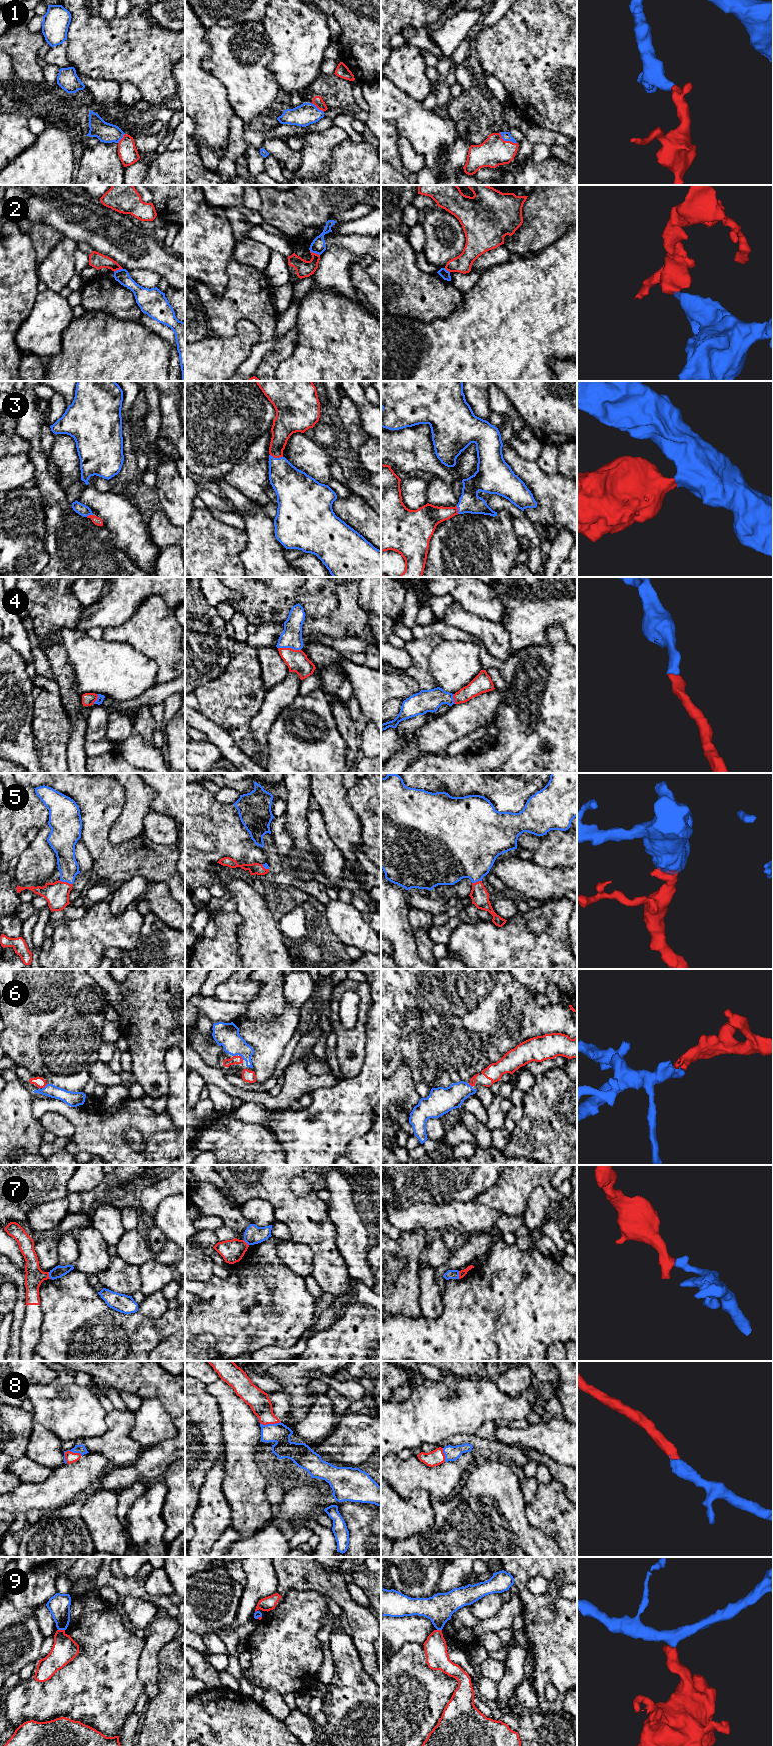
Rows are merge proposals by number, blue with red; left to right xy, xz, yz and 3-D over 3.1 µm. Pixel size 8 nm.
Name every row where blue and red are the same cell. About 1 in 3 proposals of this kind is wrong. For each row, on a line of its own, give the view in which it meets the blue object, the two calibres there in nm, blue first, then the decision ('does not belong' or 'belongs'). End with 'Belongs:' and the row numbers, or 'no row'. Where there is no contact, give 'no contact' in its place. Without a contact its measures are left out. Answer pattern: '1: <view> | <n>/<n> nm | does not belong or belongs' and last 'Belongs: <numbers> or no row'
1: yz | 80/240 nm | belongs
2: xz | 110/130 nm | does not belong
3: xz | 280/170 nm | belongs
4: xz | 160/170 nm | belongs
5: xy | 160/190 nm | belongs
6: xy | 120/80 nm | belongs
7: yz | 80/60 nm | does not belong
8: xy | 70/90 nm | belongs
9: xy | 180/200 nm | does not belong
Belongs: 1, 3, 4, 5, 6, 8

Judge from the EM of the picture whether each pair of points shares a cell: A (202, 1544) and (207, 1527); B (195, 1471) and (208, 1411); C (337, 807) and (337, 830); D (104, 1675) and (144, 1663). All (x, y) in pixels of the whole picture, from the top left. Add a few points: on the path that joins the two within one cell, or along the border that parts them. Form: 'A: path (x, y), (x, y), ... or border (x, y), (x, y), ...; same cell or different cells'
A: path (203, 1540), (207, 1531); same cell
B: path (205, 1456), (208, 1453), (208, 1426); same cell
C: path (337, 813), (337, 824); same cell
D: border (144, 1642), (138, 1659), (138, 1678), (143, 1688); different cells

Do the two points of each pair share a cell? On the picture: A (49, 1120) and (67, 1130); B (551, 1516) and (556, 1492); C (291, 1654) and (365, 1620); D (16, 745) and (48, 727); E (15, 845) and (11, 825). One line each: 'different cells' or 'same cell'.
A: same cell
B: same cell
C: different cells
D: different cells
E: same cell

